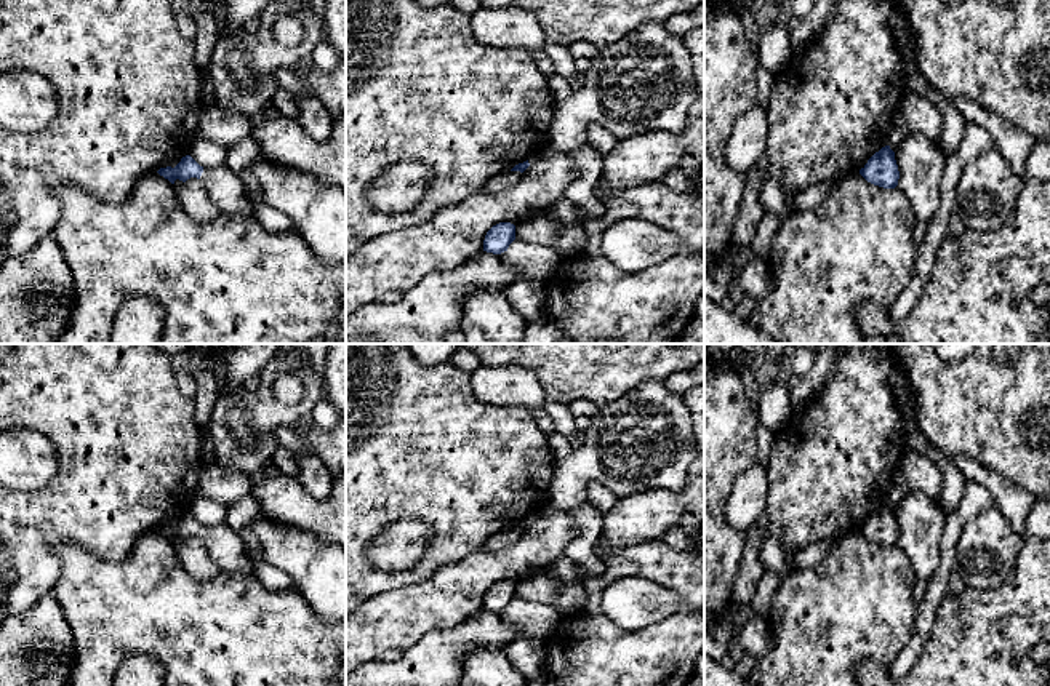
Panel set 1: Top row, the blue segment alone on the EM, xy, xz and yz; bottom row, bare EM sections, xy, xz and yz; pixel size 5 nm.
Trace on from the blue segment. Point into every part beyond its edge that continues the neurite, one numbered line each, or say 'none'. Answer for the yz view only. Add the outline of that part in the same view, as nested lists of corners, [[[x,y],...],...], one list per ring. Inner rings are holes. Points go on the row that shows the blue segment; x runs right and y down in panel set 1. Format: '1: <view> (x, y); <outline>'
none

